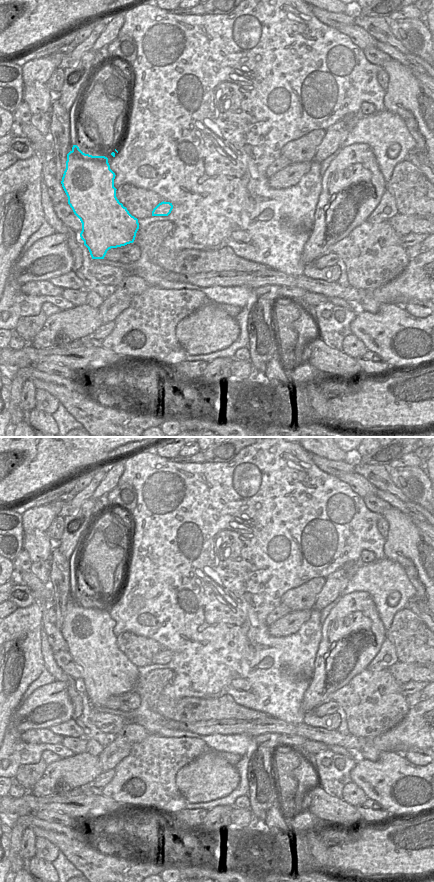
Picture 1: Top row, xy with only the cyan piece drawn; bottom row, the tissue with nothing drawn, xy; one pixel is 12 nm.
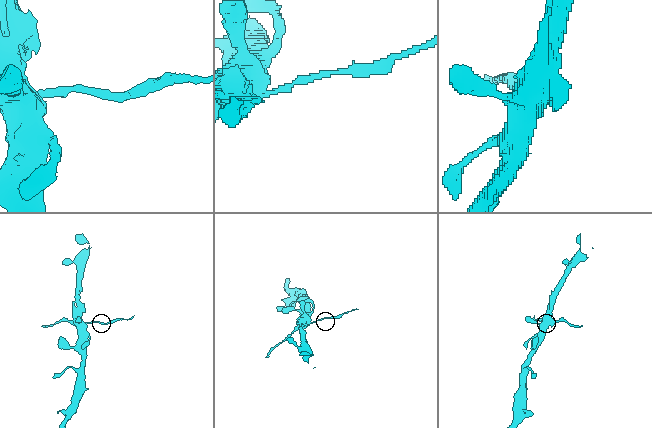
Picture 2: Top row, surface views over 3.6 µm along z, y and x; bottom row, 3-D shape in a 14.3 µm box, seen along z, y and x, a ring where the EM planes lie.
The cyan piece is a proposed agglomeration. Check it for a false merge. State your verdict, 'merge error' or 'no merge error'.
merge error

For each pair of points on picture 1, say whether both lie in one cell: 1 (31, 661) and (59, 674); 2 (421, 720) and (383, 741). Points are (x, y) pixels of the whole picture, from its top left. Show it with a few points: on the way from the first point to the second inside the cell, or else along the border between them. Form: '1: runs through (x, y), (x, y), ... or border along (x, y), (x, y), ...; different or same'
1: border along (41, 644), (41, 654), (45, 668); different
2: runs through (412, 729), (402, 738), (392, 741); same

